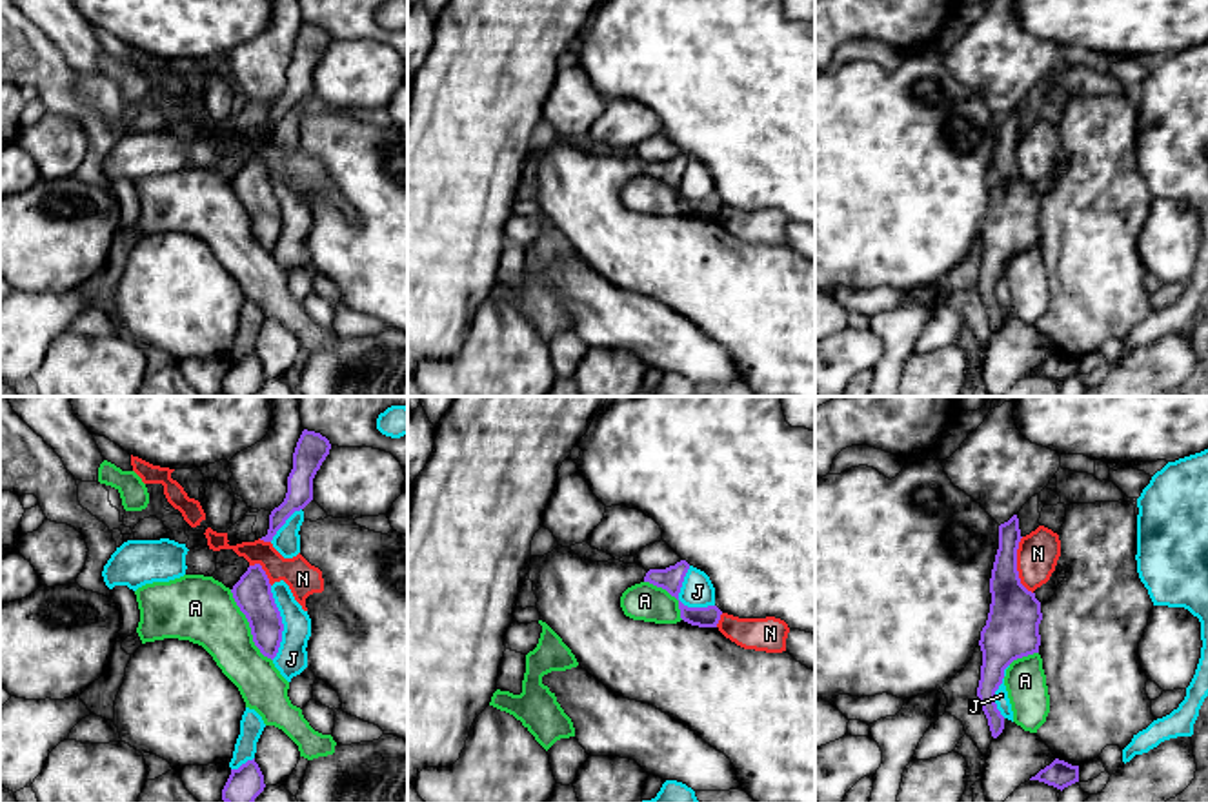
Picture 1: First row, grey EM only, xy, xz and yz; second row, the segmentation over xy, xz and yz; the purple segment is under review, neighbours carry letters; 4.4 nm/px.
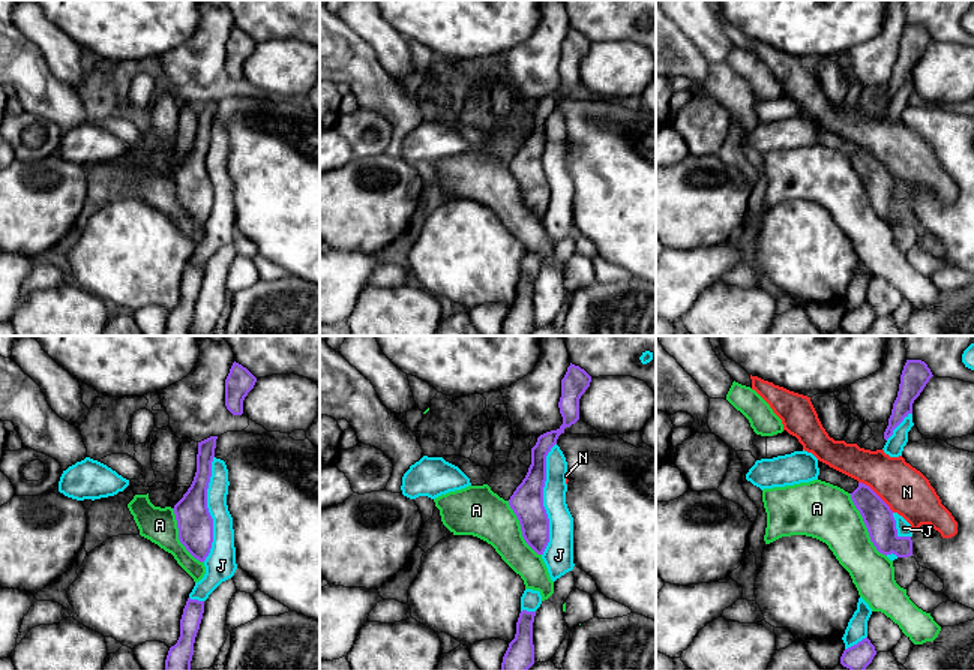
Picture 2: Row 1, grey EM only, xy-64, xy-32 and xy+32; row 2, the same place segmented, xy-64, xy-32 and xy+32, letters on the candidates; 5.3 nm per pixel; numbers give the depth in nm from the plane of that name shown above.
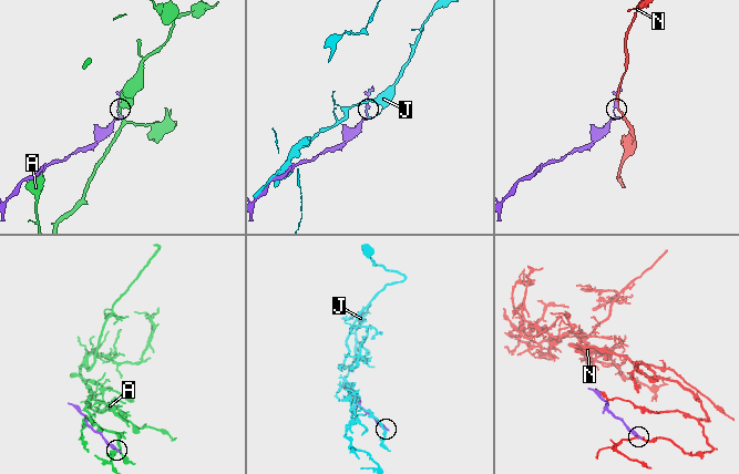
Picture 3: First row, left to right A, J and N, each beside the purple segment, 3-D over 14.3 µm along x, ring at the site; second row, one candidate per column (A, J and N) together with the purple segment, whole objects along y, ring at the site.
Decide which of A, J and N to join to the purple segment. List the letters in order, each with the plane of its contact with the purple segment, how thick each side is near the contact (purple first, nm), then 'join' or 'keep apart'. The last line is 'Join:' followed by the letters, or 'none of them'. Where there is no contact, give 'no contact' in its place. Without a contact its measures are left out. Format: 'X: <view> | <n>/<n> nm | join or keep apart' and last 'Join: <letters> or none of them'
A: xy | 160/300 nm | keep apart
J: xy | 160/140 nm | keep apart
N: yz | 220/180 nm | keep apart
Join: none of them

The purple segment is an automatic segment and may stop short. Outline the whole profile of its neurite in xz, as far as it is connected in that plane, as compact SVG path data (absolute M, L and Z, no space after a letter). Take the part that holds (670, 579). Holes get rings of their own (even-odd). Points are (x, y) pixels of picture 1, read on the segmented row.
M680 560L666 569L649 569L644 576L644 582L666 589L671 596L679 600L679 593L688 569L690 564L686 560Z

